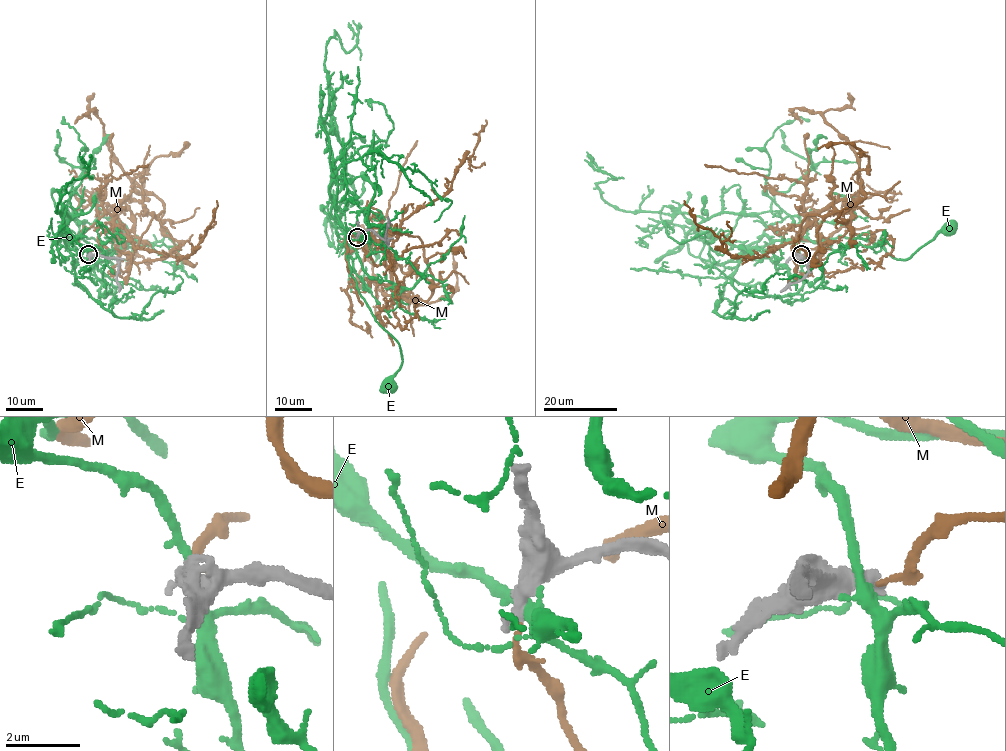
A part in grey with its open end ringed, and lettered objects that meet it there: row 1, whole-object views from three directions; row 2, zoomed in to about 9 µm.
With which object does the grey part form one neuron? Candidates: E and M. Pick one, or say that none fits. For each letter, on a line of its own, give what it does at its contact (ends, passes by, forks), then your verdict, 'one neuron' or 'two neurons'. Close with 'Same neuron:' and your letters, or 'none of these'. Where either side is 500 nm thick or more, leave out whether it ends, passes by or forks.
E: two neurons
M: it ends | two neurons
Same neuron: none of these

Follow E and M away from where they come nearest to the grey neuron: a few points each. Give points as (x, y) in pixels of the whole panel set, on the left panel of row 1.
E: (89, 256), (75, 238), (91, 238), (114, 256), (128, 259), (133, 244), (118, 228)
M: (88, 256), (116, 236), (116, 209), (130, 196), (131, 179), (108, 146), (95, 108), (75, 124)

